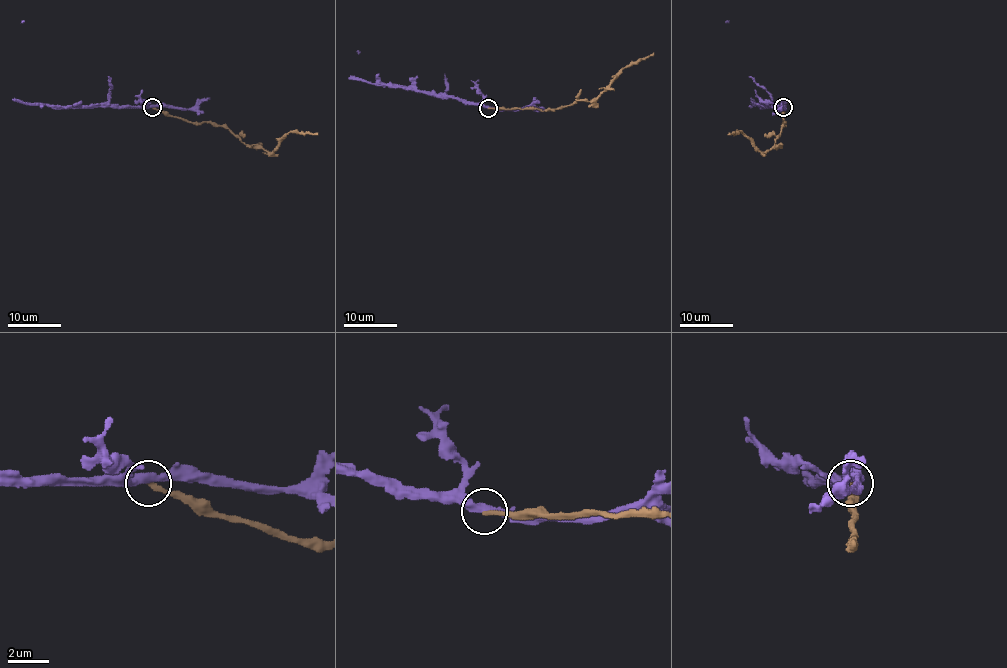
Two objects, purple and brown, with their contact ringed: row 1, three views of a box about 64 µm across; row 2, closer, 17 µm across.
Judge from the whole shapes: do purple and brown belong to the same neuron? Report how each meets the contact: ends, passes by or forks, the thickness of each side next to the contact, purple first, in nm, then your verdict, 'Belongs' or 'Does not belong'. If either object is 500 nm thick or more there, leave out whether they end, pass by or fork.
At the ring purple passes by. At the ring brown ends. Thickness 340 nm (purple) against 240 nm. Does not belong

